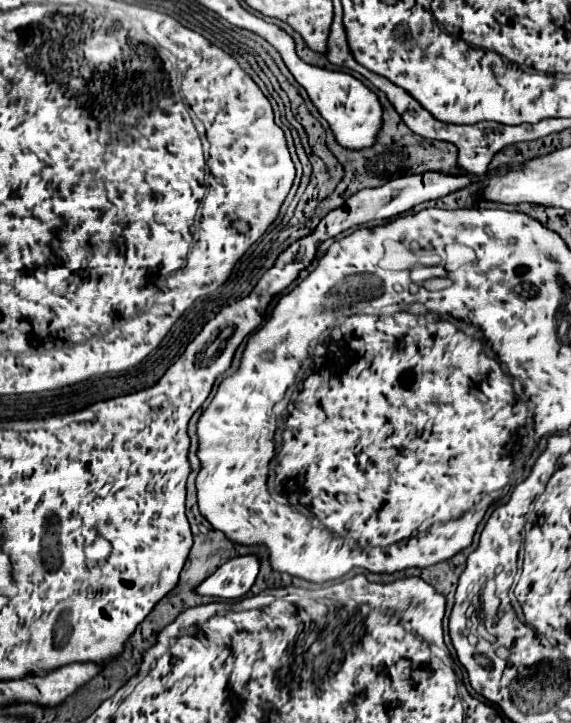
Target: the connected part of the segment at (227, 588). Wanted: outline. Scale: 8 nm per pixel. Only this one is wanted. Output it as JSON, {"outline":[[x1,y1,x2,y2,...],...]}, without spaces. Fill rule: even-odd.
{"outline":[[243,555,227,561,221,565,211,577,207,577,197,589,197,595,217,597,223,601,241,599,251,585,255,583,255,577,259,573,259,559,257,555]]}

